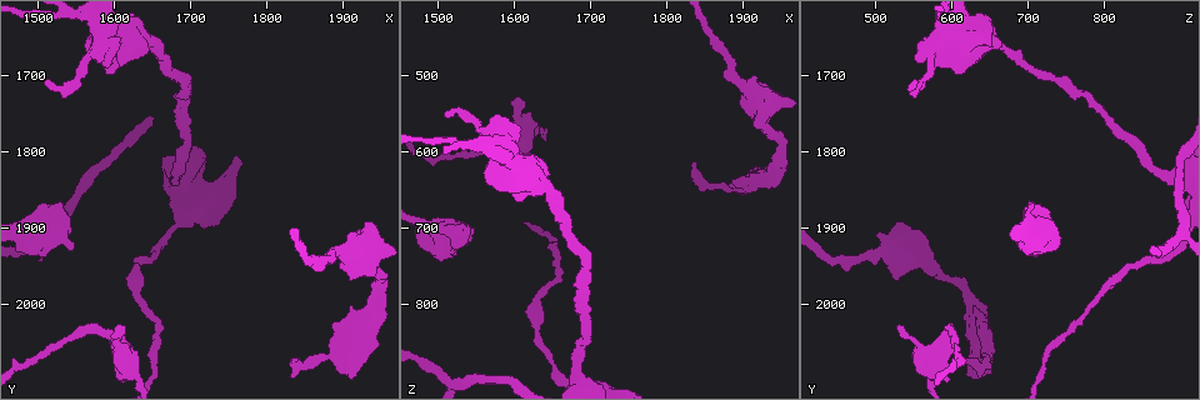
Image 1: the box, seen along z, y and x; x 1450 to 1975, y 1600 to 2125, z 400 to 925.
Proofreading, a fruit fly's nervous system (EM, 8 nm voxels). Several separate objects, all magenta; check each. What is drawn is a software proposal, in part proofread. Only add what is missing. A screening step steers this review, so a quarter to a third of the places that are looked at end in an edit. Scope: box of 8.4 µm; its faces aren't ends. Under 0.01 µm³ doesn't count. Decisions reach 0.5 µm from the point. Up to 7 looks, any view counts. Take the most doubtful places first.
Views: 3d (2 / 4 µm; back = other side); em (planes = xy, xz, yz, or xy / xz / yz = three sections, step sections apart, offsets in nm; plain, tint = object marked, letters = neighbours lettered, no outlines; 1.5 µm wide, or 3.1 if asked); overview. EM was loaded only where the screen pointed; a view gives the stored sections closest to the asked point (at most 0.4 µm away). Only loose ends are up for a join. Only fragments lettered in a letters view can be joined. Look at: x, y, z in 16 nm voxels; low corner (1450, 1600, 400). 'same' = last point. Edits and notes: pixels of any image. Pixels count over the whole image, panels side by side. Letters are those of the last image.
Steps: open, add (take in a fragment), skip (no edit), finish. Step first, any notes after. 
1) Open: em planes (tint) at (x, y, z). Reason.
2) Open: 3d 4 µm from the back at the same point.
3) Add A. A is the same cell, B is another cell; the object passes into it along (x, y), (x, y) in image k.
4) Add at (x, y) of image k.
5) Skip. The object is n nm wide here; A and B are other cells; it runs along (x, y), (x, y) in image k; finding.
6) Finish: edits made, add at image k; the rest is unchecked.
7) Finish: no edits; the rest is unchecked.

Open: em planes (letters) at (1840, 2075, 610). Free end.

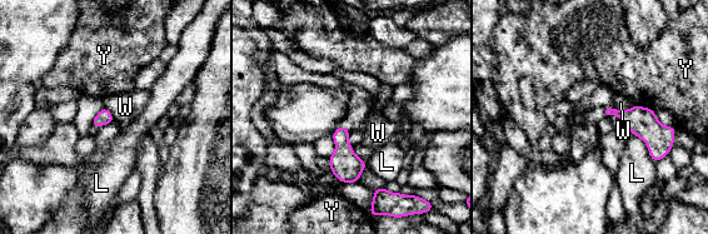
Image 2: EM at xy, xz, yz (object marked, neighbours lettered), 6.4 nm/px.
Skip. L, W and Y are other cells; a border runs along (633, 105), (628, 109), (612, 106) in image 2; no lettered fragment goes on from it.

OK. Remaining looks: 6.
Open: 3d 4 µm at (1610, 2025, 530). Branch stops here.

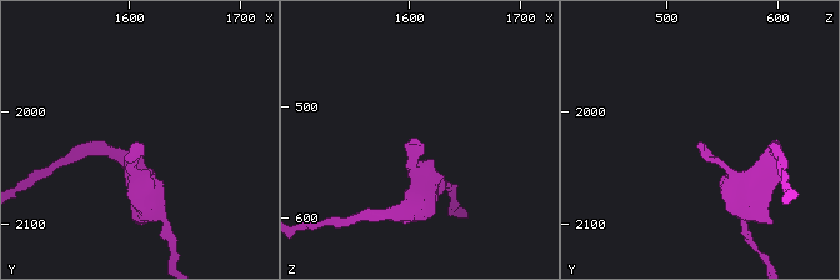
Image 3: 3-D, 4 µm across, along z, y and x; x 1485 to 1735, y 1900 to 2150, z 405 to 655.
Open: em planes (letters) at (1608, 2028, 530). Shape alone is not enough.

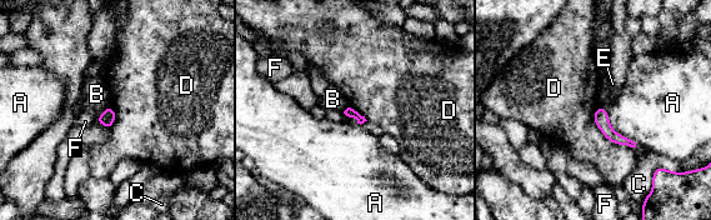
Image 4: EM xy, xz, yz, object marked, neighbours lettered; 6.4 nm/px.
Skip. The object is 70 nm wide here; A, B, C, D, E and F are other cells; a border runs along (597, 106), (599, 130), (635, 150) in image 4; none of them fits.

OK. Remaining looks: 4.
Open: 3d 4 µm at (1930, 1890, 530). Thick end.

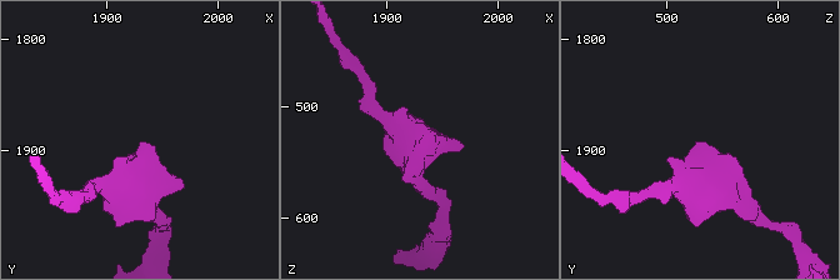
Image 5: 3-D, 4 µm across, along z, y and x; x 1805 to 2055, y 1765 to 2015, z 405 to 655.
Open: em planes (letters) at (1932, 1892, 528). Need the tissue.

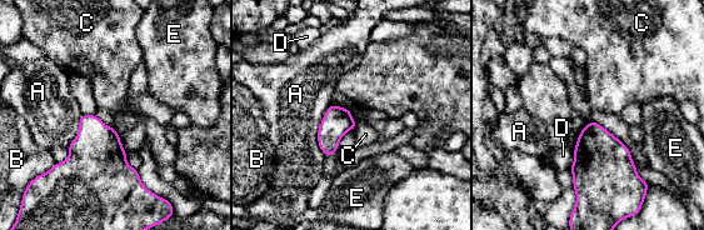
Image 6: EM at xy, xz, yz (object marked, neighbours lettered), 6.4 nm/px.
Skip. A, B, C, D and E are other cells; a border runs along (331, 104), (318, 129), (324, 156) in image 6; no lettered fragment goes on from it.

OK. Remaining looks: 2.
Finish: no edits; the rest is unchecked.

